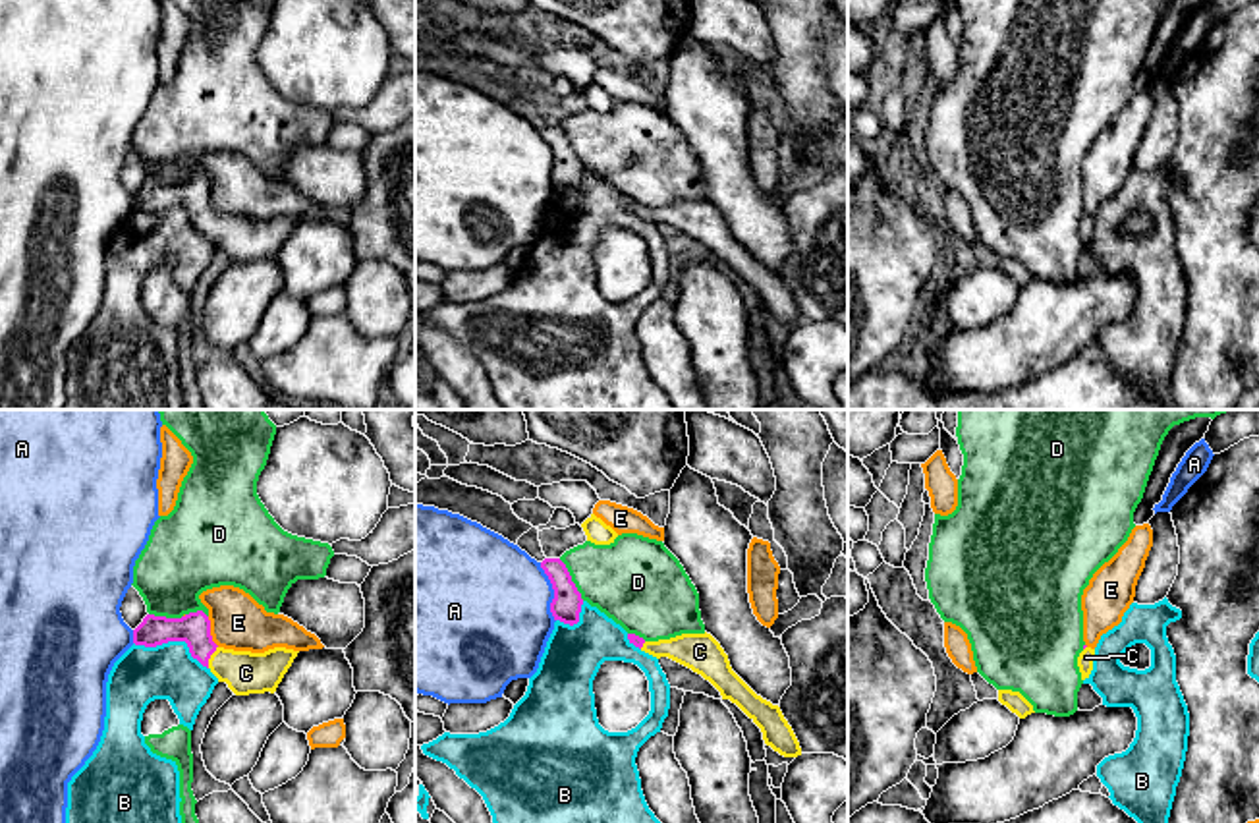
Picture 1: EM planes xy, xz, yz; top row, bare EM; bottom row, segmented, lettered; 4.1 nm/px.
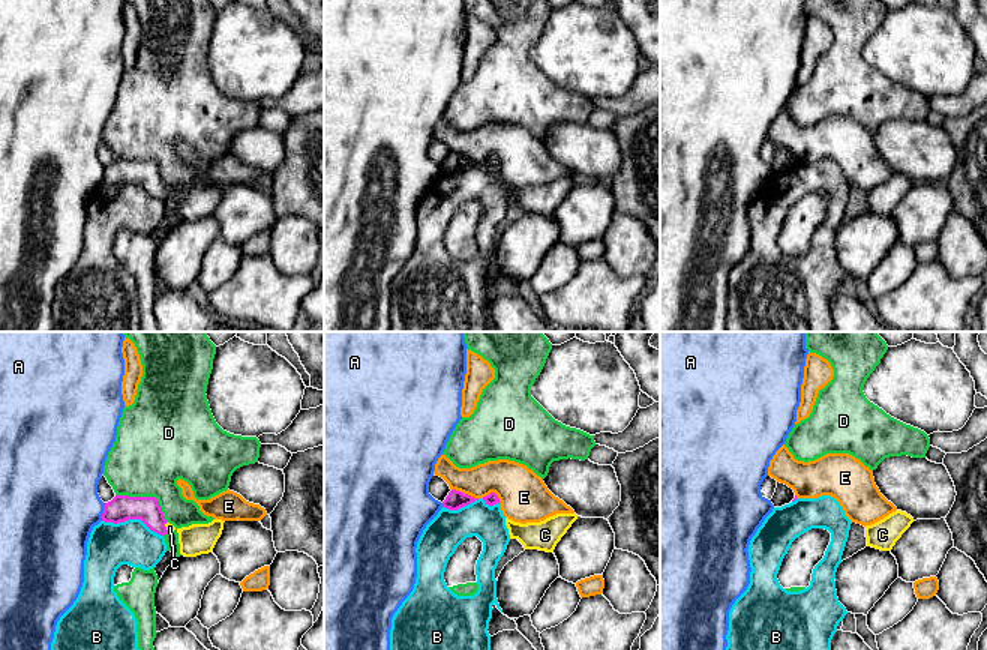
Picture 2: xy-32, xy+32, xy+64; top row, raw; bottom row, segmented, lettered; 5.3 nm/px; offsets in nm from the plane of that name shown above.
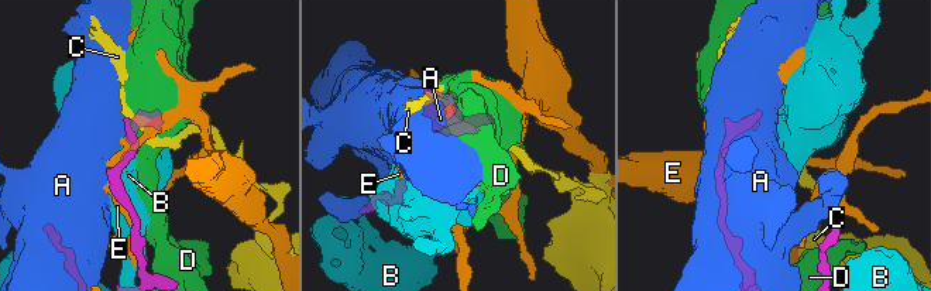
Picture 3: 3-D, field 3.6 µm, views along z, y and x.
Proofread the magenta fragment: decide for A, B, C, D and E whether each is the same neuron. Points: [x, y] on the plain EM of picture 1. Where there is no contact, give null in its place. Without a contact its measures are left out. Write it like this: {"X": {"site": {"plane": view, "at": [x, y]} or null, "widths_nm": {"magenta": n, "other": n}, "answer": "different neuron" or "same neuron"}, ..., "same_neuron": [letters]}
{"A": {"site": {"plane": "xz", "at": [555, 159]}, "widths_nm": {"magenta": 130, "other": 460}, "answer": "different neuron"}, "B": {"site": {"plane": "xy", "at": [174, 207]}, "widths_nm": {"magenta": 140, "other": 240}, "answer": "different neuron"}, "C": {"site": {"plane": "xy", "at": [209, 225]}, "widths_nm": {"magenta": 140, "other": 180}, "answer": "same neuron"}, "D": {"site": {"plane": "xz", "at": [570, 147]}, "widths_nm": {"magenta": 130, "other": 360}, "answer": "different neuron"}, "E": {"site": {"plane": "xy", "at": [209, 199]}, "widths_nm": {"magenta": 140, "other": 220}, "answer": "different neuron"}, "same_neuron": ["C"]}

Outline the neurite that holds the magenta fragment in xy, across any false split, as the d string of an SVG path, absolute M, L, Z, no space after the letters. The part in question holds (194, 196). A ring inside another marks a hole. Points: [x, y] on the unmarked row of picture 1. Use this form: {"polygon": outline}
{"polygon": "M203 178L182 185L147 182L133 197L133 211L156 214L185 209L193 226L207 234L236 263L274 261L299 218L274 214L265 220L218 214L210 203L210 187Z"}

